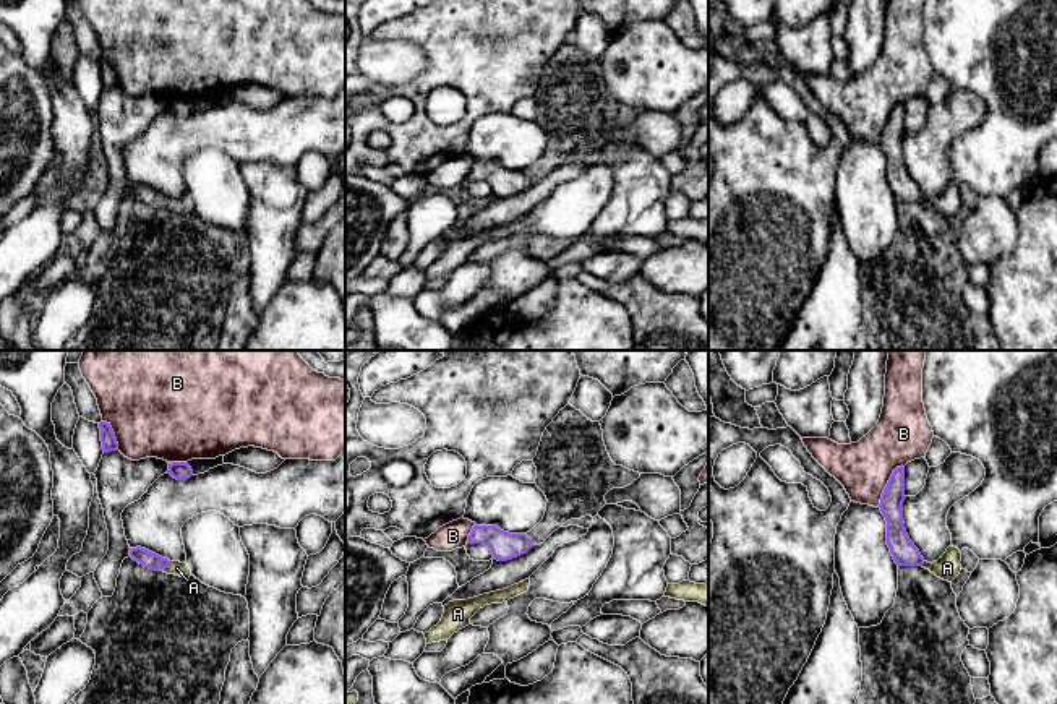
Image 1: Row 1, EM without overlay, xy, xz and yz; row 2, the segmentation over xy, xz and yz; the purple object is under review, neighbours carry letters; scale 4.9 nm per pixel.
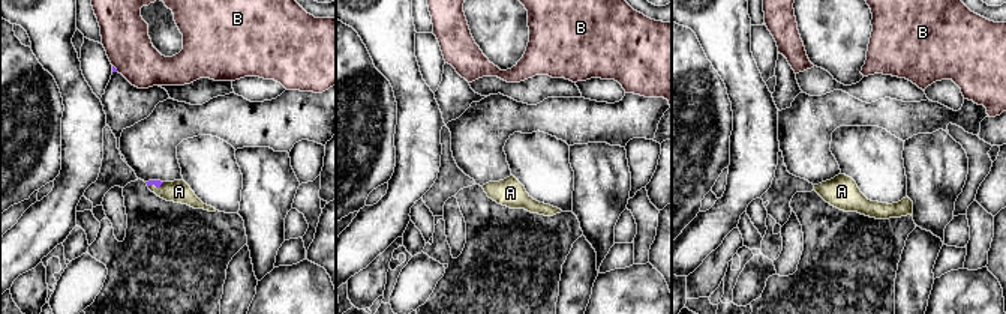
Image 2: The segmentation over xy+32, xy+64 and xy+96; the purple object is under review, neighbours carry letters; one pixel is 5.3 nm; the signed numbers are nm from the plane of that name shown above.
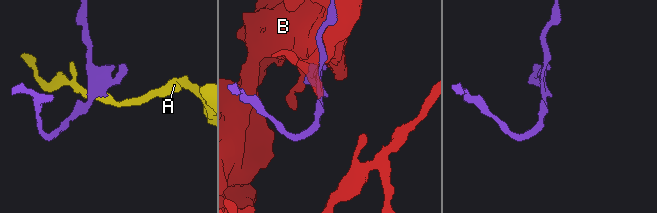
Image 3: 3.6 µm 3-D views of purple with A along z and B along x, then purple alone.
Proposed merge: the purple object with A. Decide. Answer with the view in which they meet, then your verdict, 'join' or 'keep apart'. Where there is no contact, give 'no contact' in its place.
contact in xy; join

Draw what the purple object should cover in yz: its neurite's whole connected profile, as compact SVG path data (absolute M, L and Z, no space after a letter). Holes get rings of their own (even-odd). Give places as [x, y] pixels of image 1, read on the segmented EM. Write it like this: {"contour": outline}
{"contour": "M897 467L882 493L880 511L887 521L887 545L898 566L922 566L937 577L952 582L961 571L961 553L956 547L934 563L927 563L909 540L903 522L905 467Z"}

